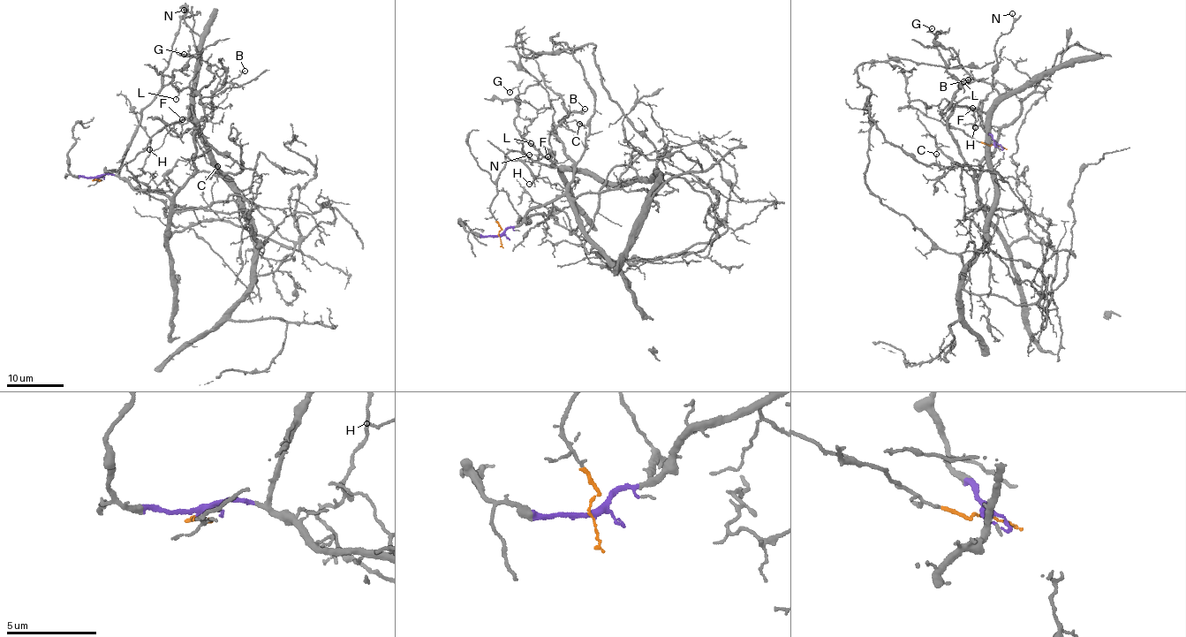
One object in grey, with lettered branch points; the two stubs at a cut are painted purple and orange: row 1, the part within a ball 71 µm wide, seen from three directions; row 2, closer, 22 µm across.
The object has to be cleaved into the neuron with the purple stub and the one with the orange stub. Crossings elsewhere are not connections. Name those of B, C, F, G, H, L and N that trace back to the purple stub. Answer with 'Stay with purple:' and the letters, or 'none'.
Stay with purple: B, C

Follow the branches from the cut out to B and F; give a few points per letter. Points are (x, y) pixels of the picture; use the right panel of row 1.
B: (995, 145), (984, 156), (981, 173), (975, 180), (948, 130), (948, 107), (959, 83), (968, 79)
F: (997, 144), (986, 145), (962, 130), (952, 129), (940, 114), (950, 104), (973, 108)

